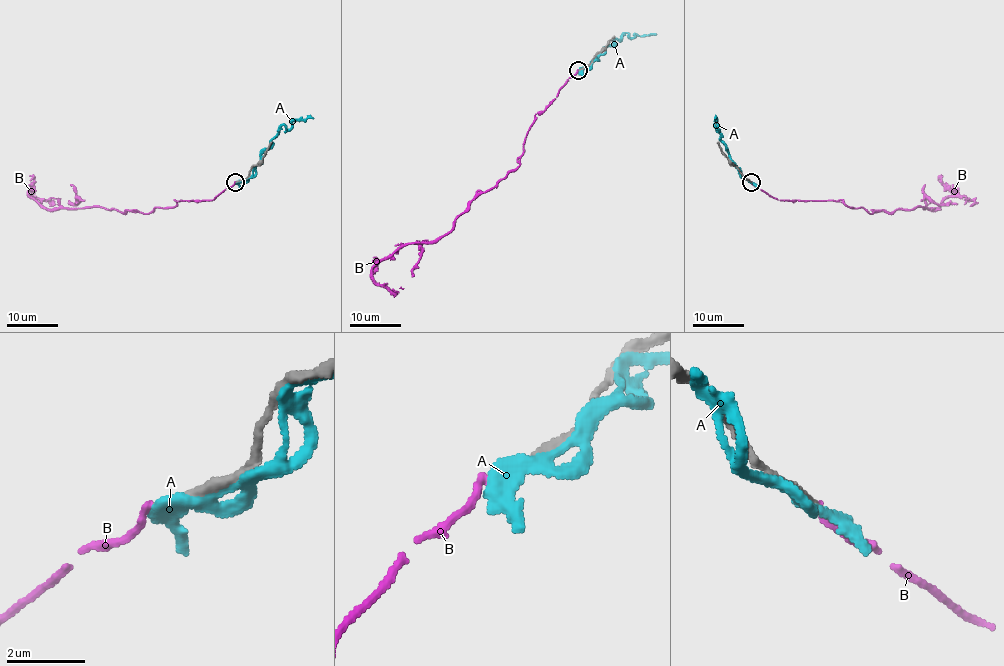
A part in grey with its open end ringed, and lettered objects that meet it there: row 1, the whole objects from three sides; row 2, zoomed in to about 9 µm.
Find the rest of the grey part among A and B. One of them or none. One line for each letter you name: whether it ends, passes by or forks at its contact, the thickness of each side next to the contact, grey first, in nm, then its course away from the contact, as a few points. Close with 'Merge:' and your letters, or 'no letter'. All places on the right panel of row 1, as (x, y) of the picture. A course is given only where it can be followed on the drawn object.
Merge: no letter

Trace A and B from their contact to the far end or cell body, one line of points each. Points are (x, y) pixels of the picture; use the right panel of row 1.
A: (747, 179), (738, 173), (714, 126), (718, 130), (715, 118)
B: (751, 181), (779, 200), (834, 200), (868, 213), (916, 206), (934, 210), (949, 197), (969, 199)

